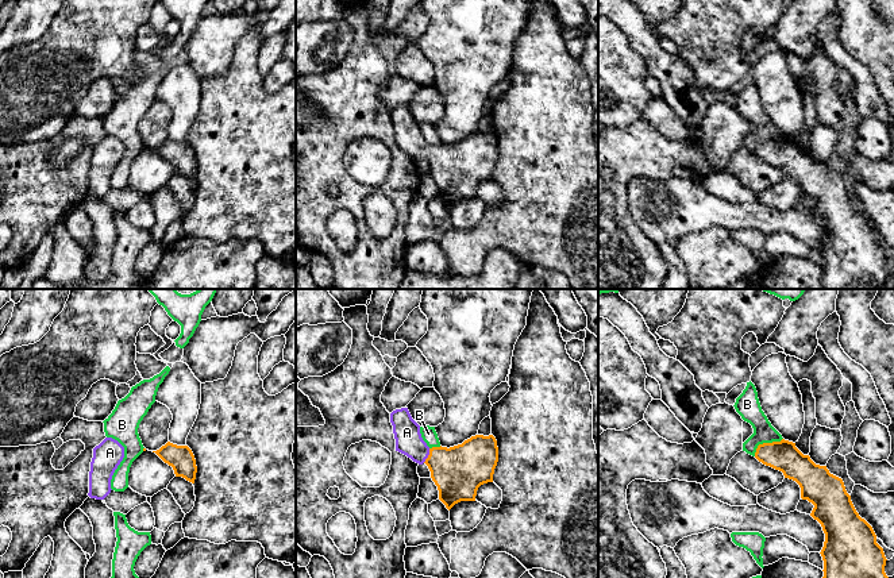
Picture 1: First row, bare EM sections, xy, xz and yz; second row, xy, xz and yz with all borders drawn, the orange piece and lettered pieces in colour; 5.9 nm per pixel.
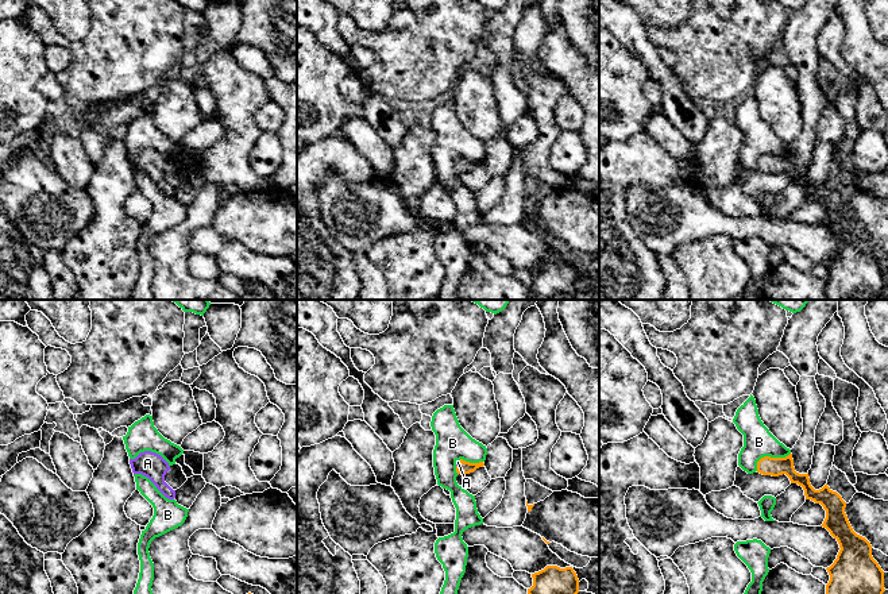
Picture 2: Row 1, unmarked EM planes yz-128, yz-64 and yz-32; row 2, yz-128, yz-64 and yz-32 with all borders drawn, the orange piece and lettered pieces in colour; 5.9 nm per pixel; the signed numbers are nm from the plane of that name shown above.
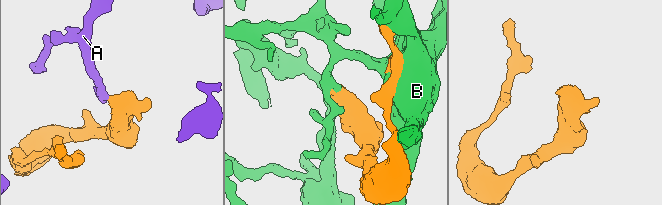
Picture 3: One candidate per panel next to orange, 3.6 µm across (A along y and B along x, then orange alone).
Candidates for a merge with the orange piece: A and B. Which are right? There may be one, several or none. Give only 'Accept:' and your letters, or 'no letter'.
Accept: A

